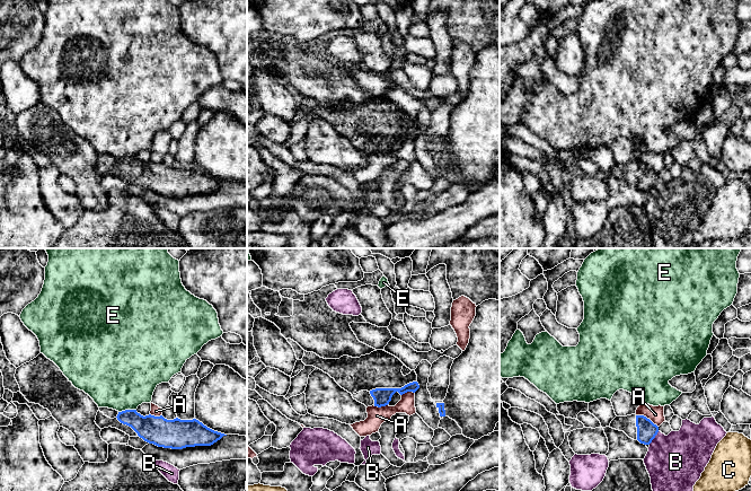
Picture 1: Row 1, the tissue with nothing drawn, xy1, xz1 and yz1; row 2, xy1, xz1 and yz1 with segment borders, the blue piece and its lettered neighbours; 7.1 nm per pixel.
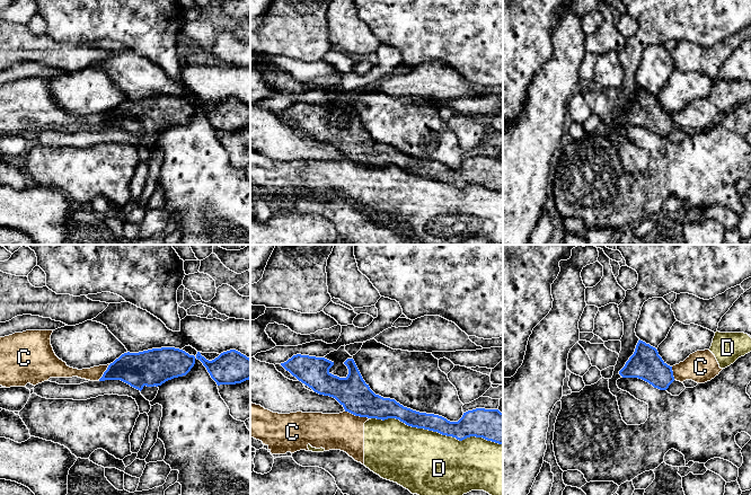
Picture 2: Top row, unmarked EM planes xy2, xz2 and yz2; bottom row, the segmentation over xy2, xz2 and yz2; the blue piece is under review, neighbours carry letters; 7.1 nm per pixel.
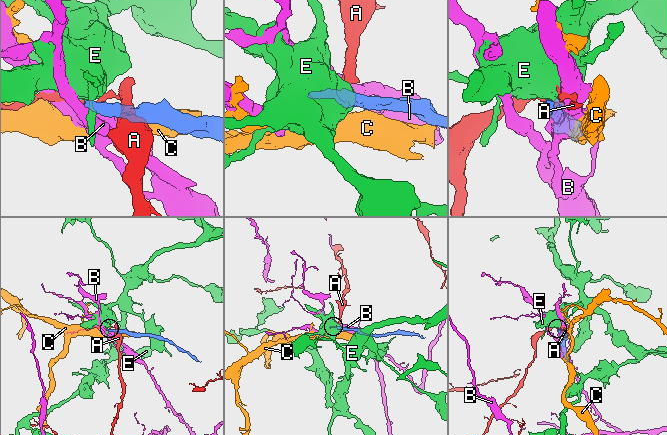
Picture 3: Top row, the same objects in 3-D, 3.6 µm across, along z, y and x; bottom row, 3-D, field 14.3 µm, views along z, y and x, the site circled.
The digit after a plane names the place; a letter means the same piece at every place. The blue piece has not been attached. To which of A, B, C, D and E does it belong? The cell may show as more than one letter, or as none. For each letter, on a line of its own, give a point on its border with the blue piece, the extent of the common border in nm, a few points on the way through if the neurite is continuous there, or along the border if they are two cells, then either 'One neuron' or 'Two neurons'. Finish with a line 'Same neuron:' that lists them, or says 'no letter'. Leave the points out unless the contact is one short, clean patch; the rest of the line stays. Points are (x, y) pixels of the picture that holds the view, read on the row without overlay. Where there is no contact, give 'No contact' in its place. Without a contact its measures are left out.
A: Touches blue at yz1 (646, 165). Shared border 180 nm. Boundary: yz1 (636, 161), (643, 161), (657, 174). Two neurons
B: Touches blue at yz1 (654, 184). Shared border 120 nm. Boundary: yz1 (659, 178), (648, 191). Two neurons
C: Touches blue at xz2 (356, 162). Shared border 180 nm. Two neurons
D: Touches blue at xz2 (436, 178). Shared border 950 nm. Two neurons
E: Touches blue at xy1 (126, 157). Shared border 130 nm. Boundary: xy1 (135, 156), (125, 156), (118, 159). Two neurons
Same neuron: no letter

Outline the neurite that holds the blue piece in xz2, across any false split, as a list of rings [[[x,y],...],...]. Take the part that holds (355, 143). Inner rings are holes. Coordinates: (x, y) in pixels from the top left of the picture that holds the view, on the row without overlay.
[[[297,101],[286,109],[281,111],[286,118],[289,118],[299,129],[311,135],[315,140],[335,145],[344,154],[345,159],[348,159],[355,163],[382,168],[396,166],[408,174],[438,179],[442,183],[456,185],[459,188],[470,184],[476,184],[503,192],[503,160],[498,157],[476,156],[463,160],[462,165],[458,169],[450,169],[442,163],[419,160],[404,154],[395,147],[383,145],[376,142],[370,136],[369,132],[366,132],[363,127],[353,106],[347,106],[344,112],[348,116],[348,122],[346,125],[339,125],[332,122],[329,116],[334,113],[334,109],[325,105]]]

